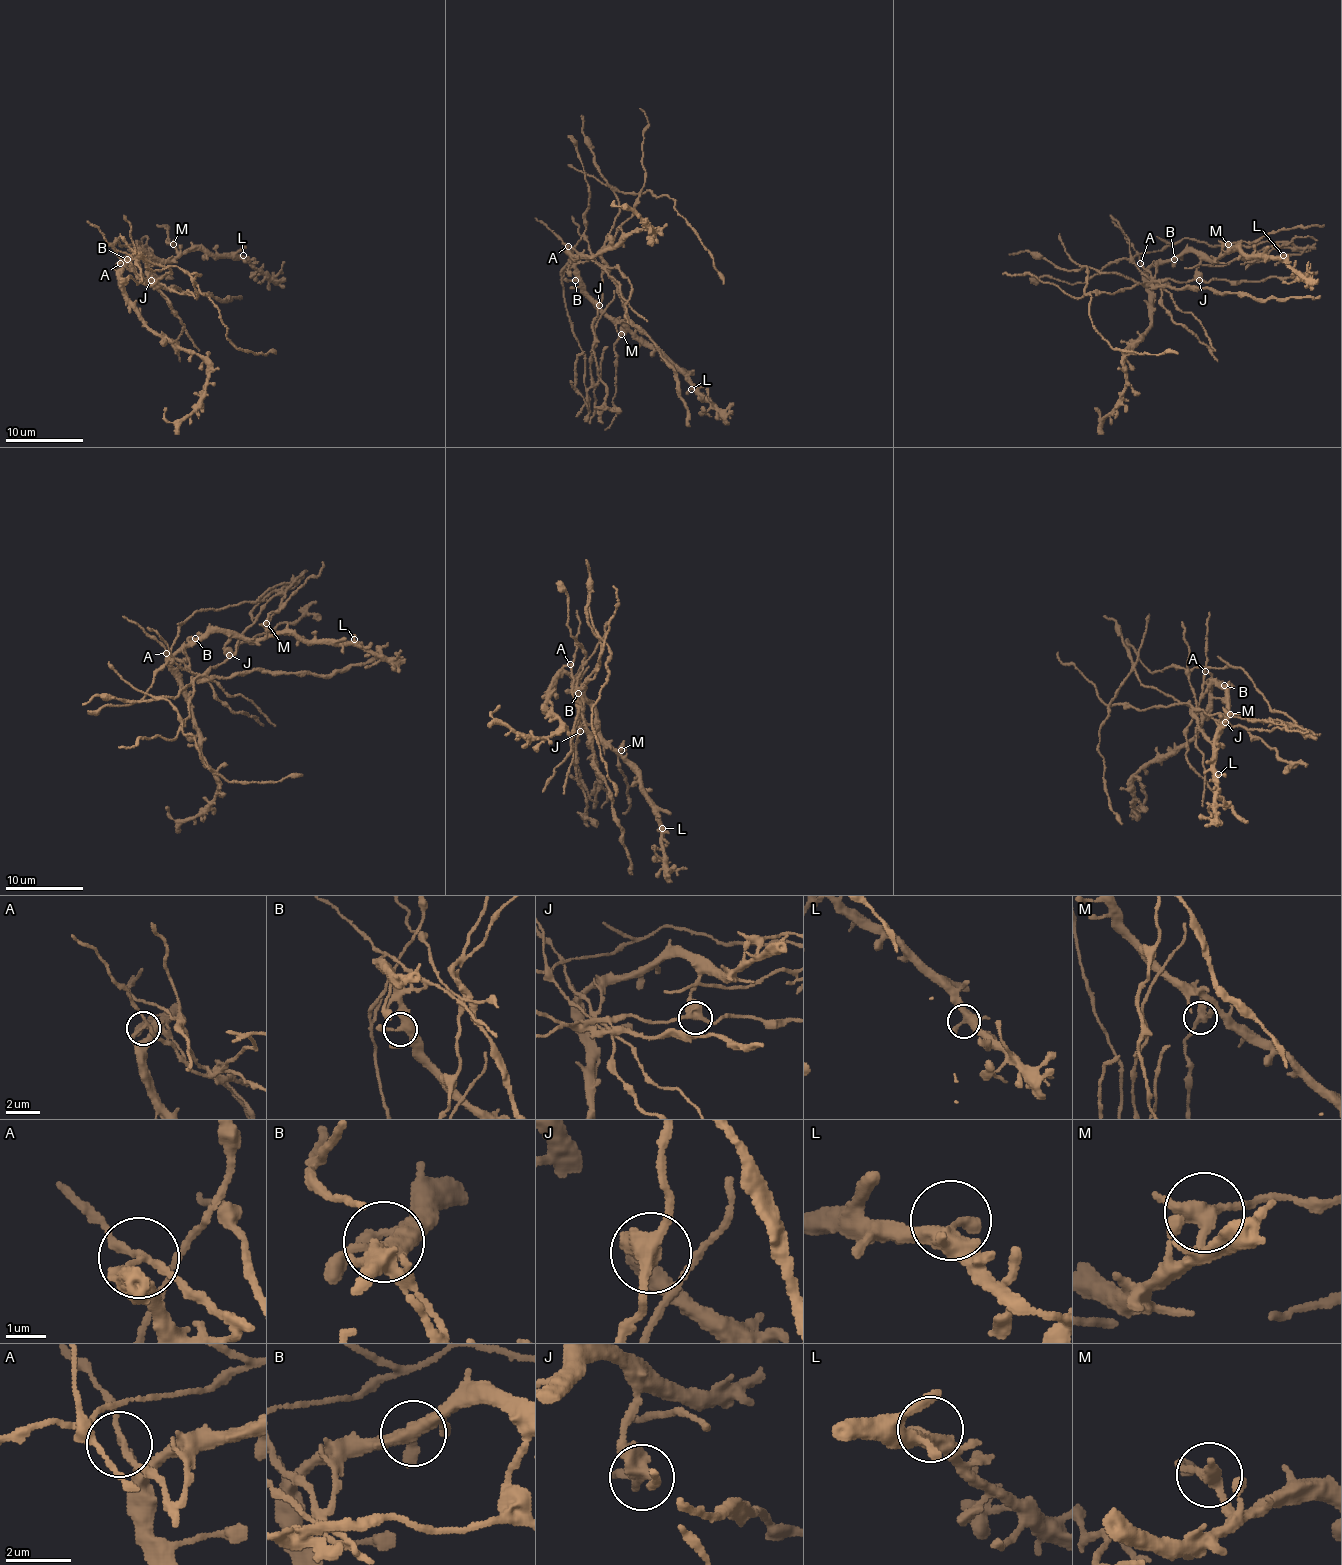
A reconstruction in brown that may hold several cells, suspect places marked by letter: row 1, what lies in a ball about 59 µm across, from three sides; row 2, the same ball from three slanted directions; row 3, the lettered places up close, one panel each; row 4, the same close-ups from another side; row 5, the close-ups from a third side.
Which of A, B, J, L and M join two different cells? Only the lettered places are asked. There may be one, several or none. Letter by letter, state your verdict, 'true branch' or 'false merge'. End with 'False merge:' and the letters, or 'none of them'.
A: false merge
B: true branch
J: false merge
L: true branch
M: false merge
False merge: A, J, M

